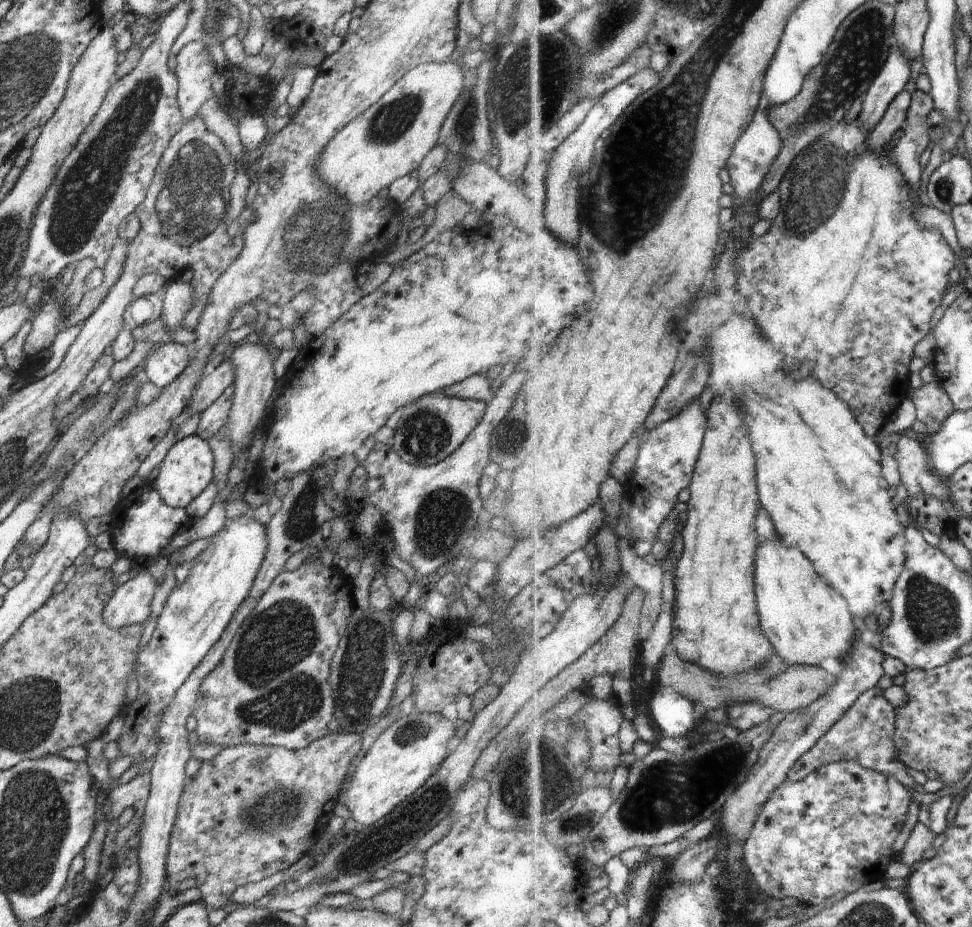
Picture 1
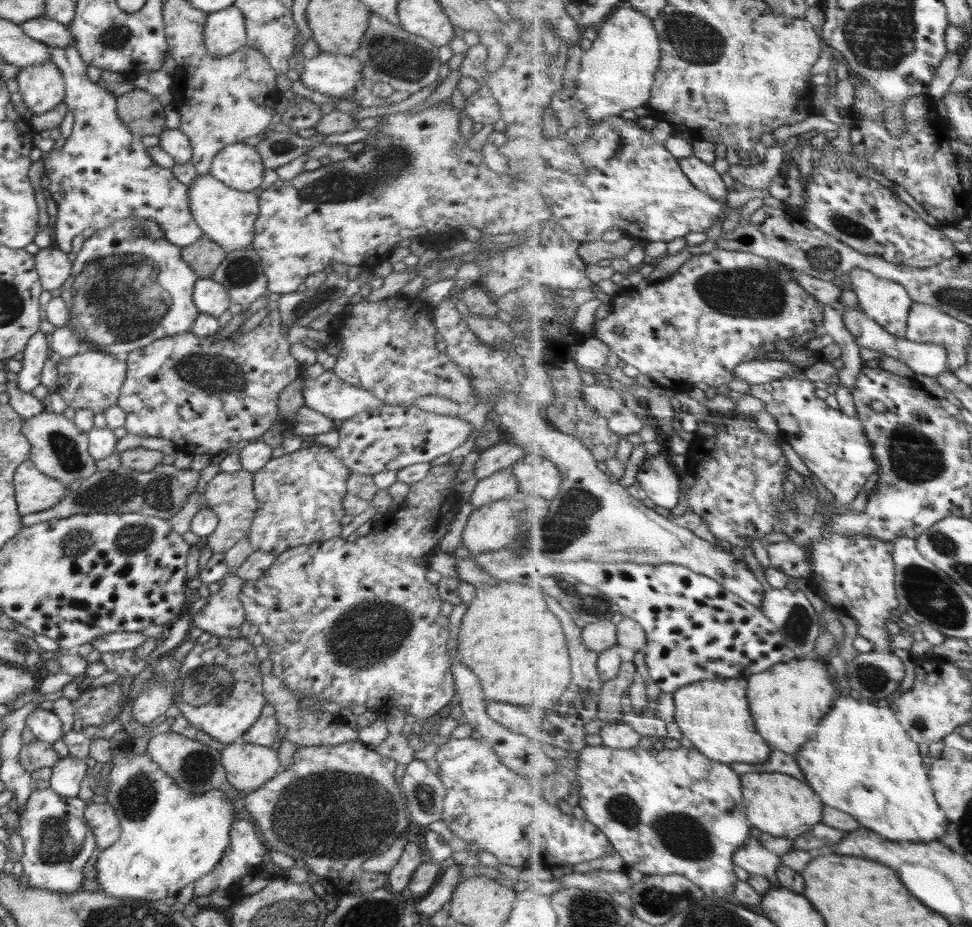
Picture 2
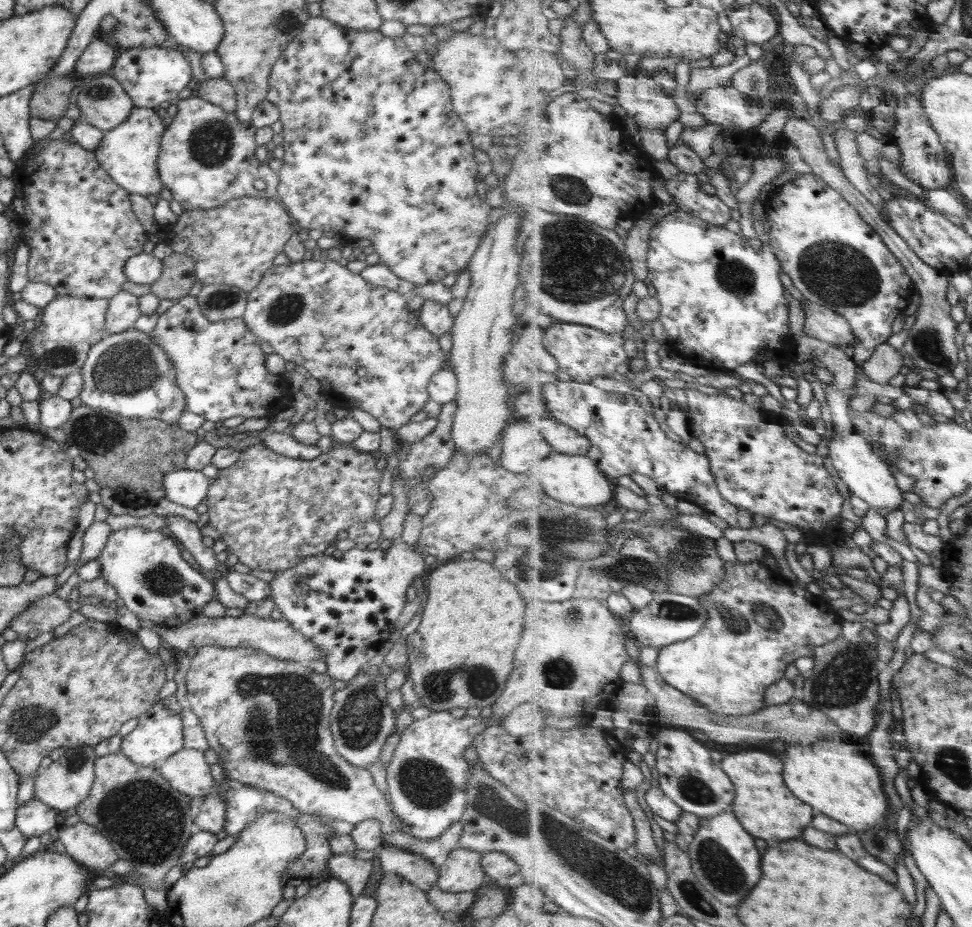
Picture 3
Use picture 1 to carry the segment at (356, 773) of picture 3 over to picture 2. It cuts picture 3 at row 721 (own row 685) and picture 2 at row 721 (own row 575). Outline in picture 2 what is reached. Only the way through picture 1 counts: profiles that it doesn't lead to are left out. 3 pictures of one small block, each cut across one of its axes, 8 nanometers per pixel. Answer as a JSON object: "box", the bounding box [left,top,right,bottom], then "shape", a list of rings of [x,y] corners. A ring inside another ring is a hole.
{"box":[263,674,359,748],"shape":[[[264,674],[263,689],[266,703],[274,705],[274,709],[276,709],[278,726],[286,726],[287,728],[283,738],[292,741],[297,748],[305,748],[306,746],[337,746],[343,744],[343,742],[350,742],[359,738],[357,730],[352,730],[338,714],[322,710],[309,710],[308,708],[300,709],[300,698],[288,691],[288,688],[278,678]]]}

